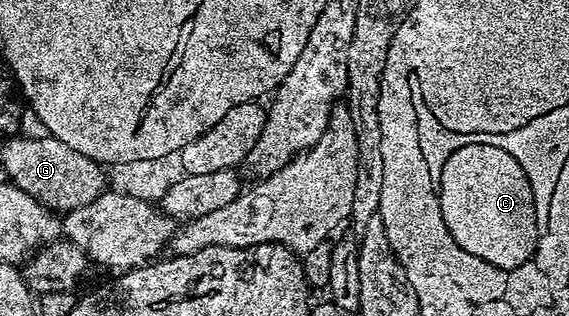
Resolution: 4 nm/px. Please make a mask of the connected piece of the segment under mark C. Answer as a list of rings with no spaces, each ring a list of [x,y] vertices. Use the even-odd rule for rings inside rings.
[[[465,143],[455,149],[449,157],[443,191],[437,196],[449,237],[458,241],[461,253],[491,269],[523,265],[525,257],[533,253],[541,231],[541,227],[533,227],[533,217],[539,217],[539,209],[531,179],[527,179],[517,161],[501,153],[501,147]]]

